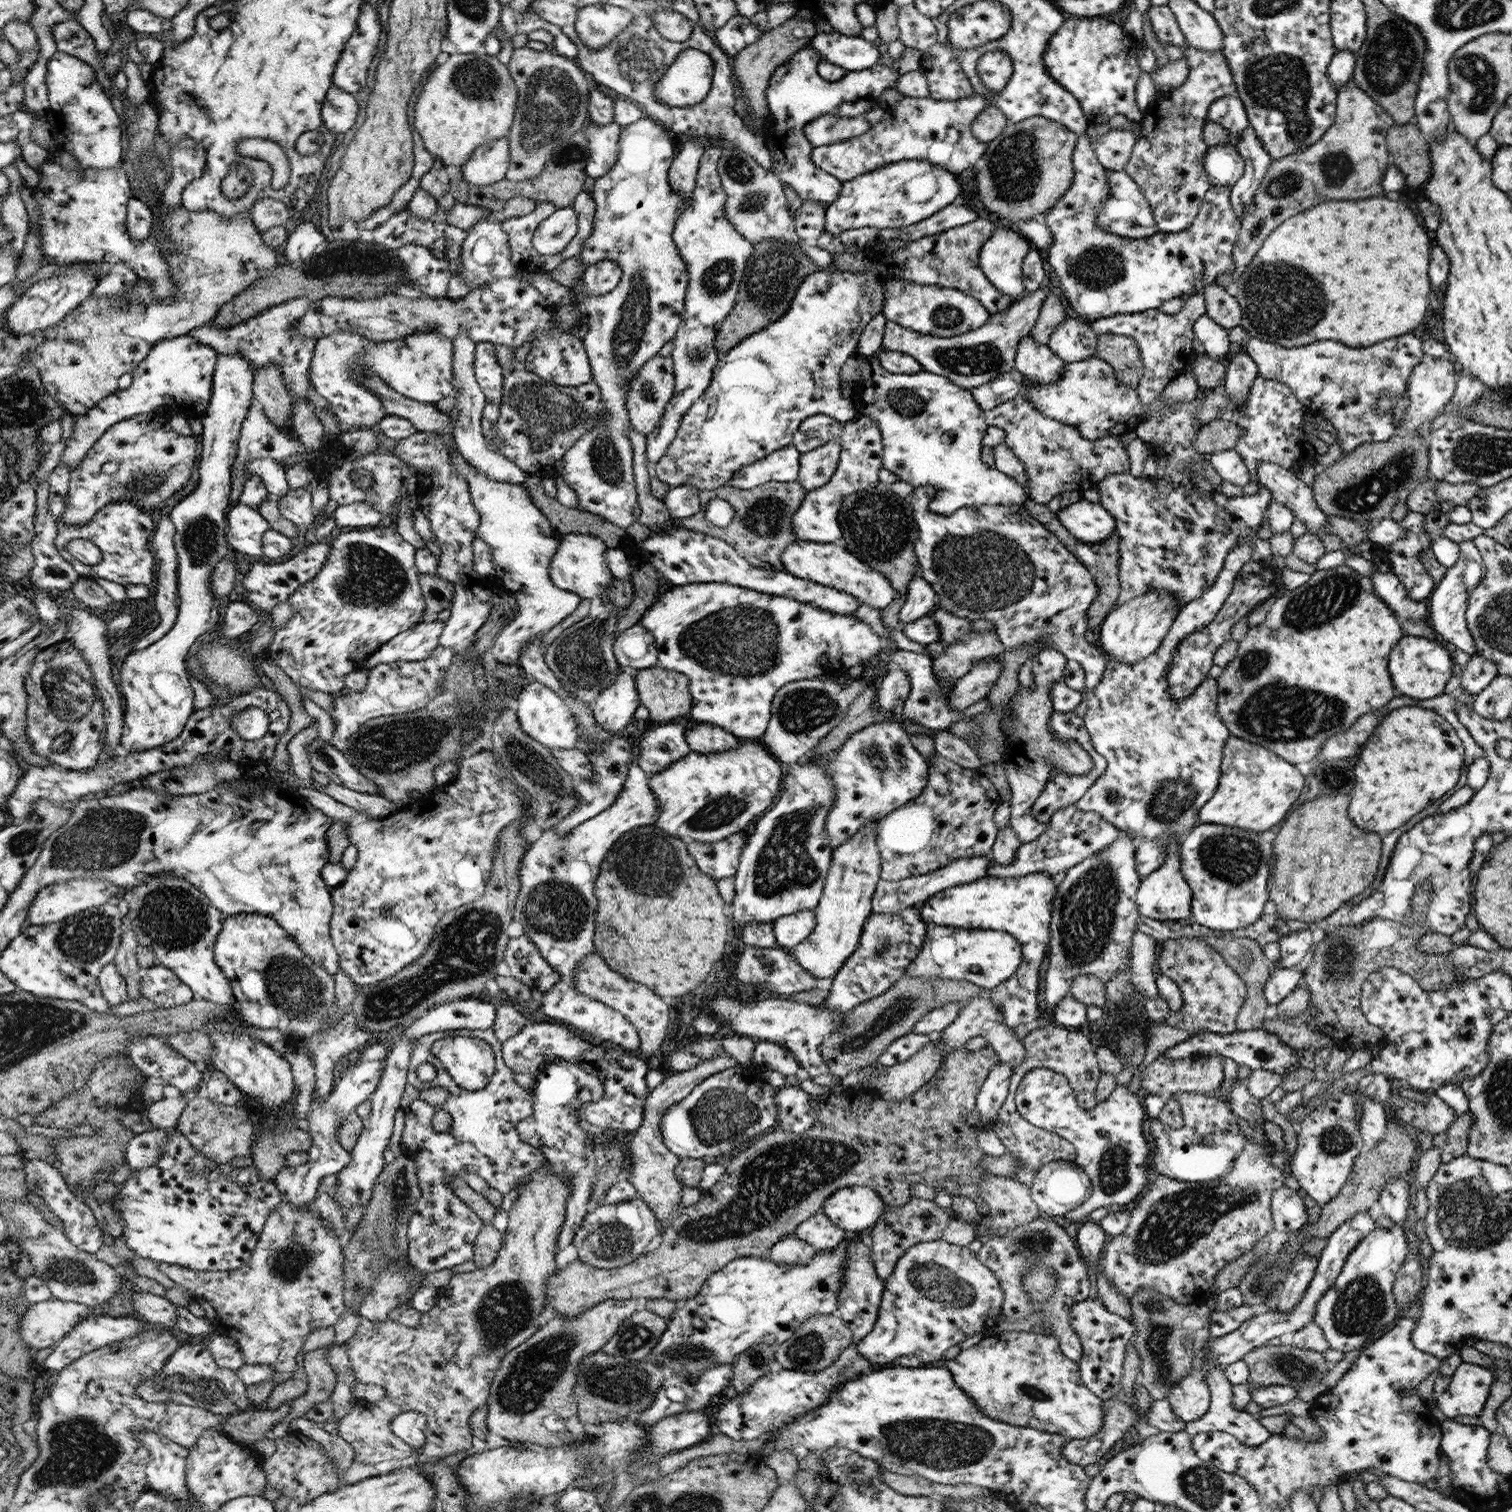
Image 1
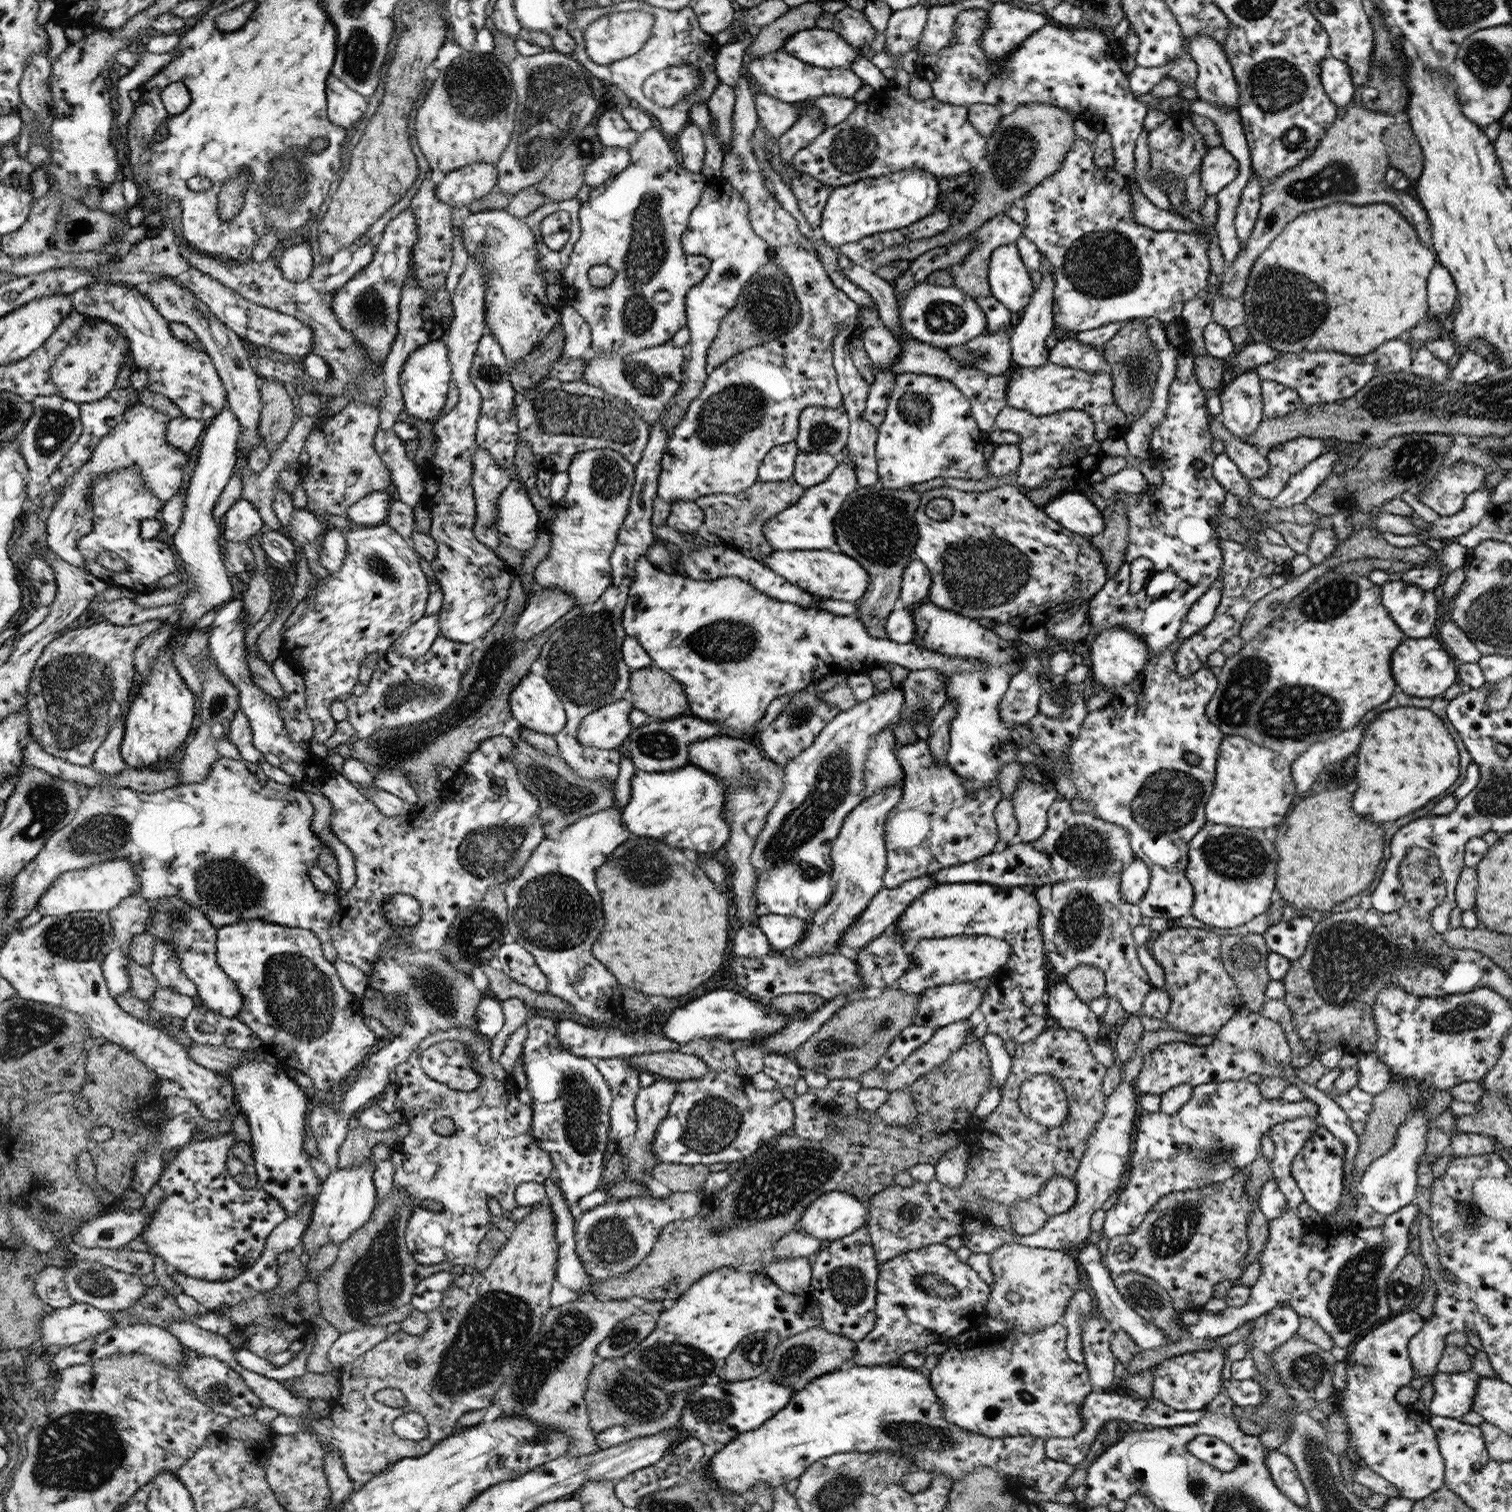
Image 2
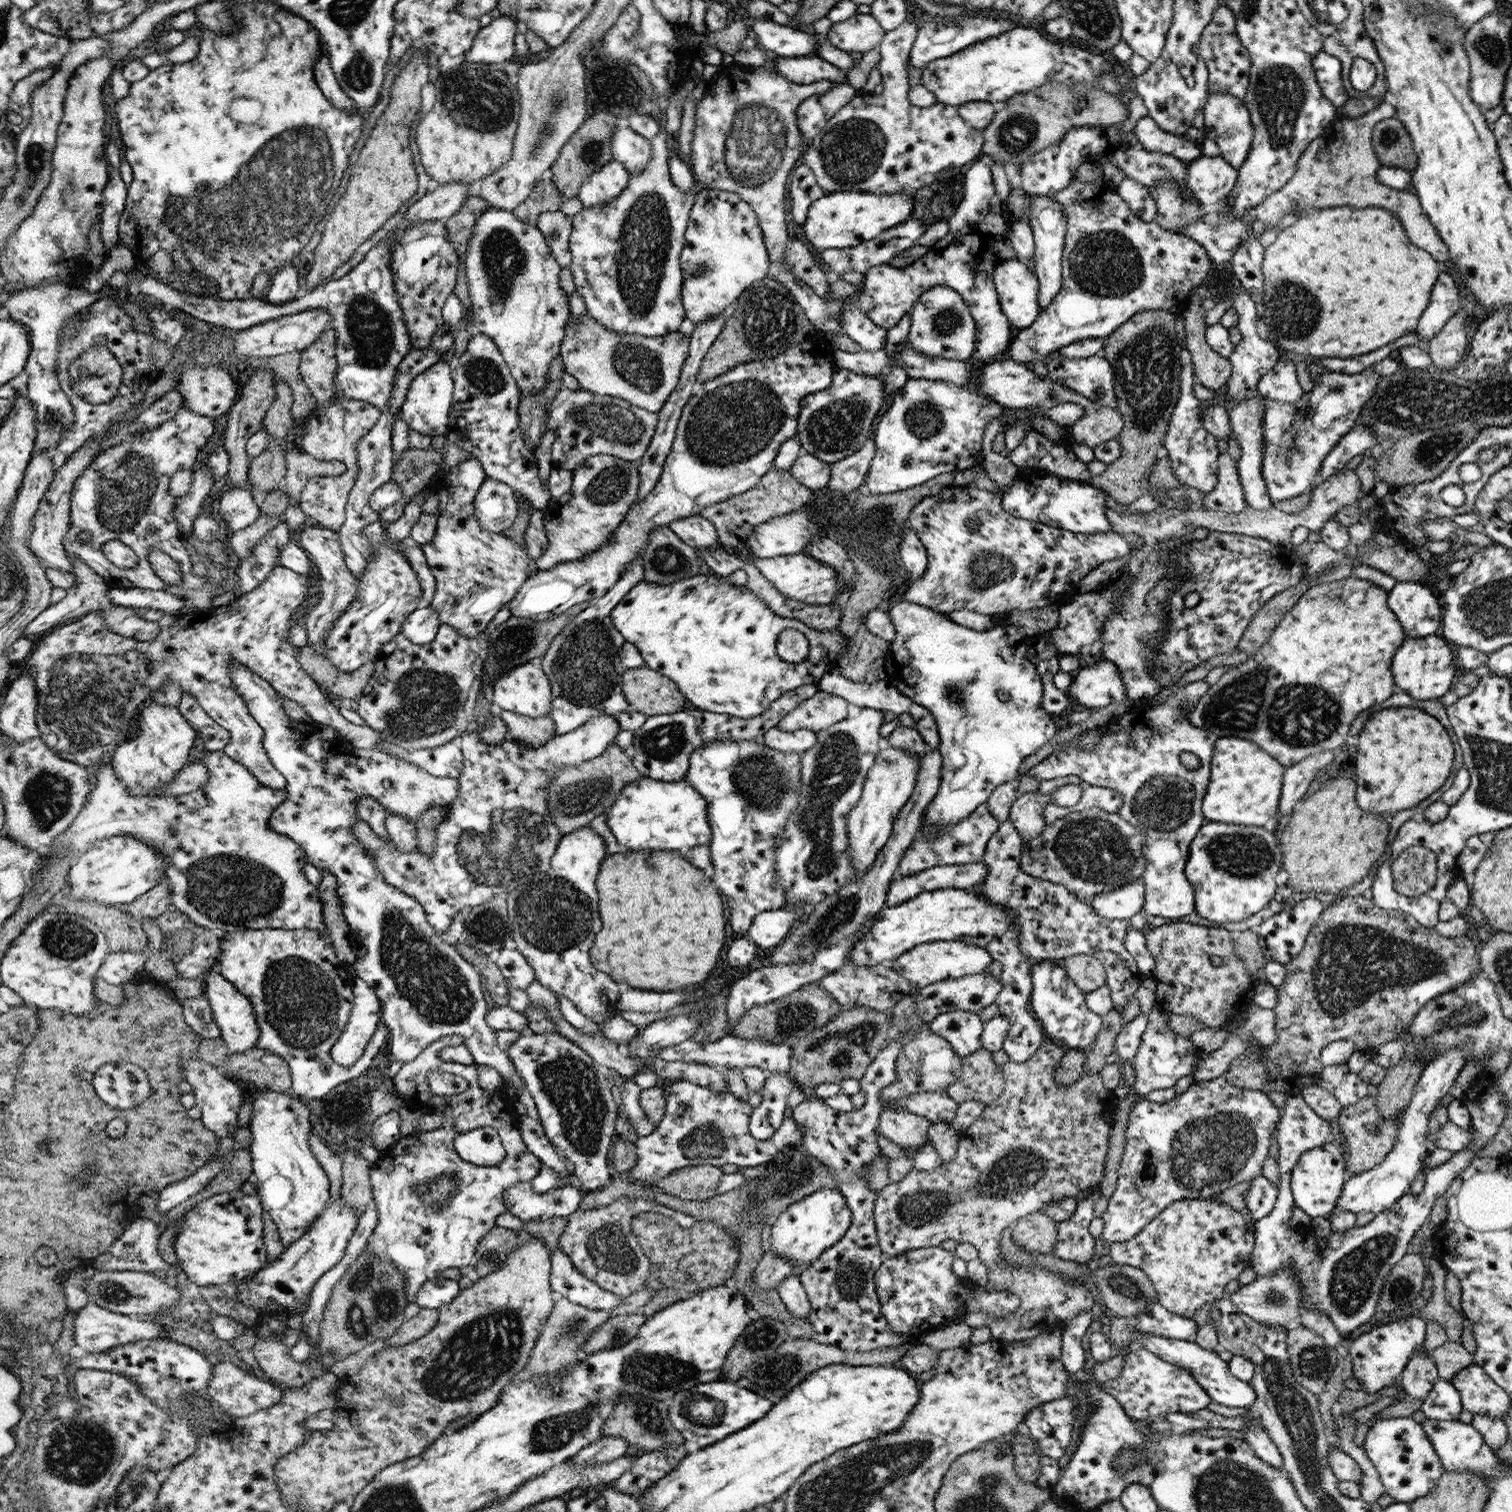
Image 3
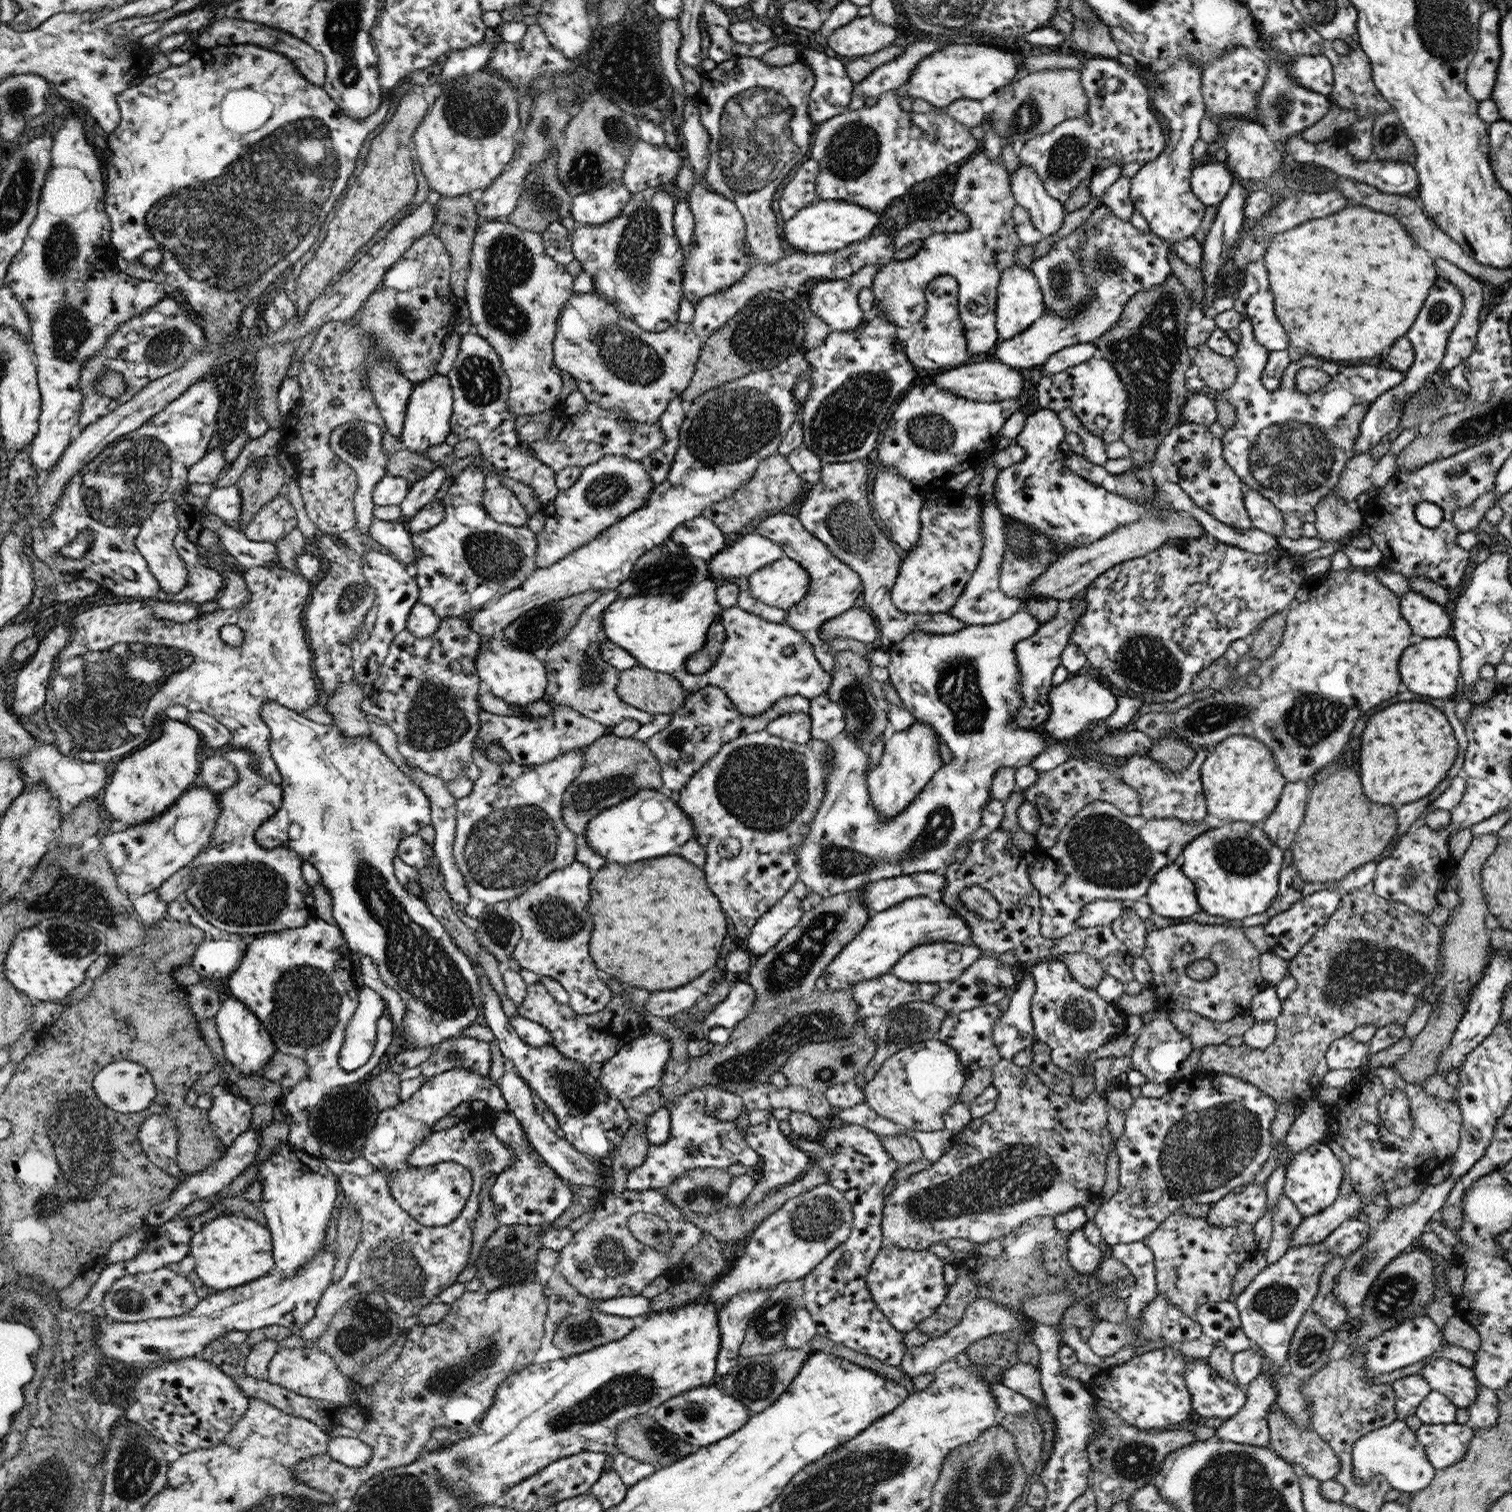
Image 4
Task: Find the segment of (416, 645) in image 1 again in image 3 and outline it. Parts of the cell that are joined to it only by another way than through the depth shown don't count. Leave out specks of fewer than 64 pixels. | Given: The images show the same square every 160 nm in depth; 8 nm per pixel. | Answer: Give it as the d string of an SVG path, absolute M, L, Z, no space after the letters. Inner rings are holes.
M431 605L424 608L418 606L404 622L401 633L416 644L428 644L435 639L440 626L438 612Z

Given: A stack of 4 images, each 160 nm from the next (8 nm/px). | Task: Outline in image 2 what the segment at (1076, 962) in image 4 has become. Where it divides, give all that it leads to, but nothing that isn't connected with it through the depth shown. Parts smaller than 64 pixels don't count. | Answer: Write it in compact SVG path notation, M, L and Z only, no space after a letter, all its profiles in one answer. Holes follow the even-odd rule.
M1081 964L1064 978L1074 989L1080 1000L1086 1001L1105 994L1105 974L1101 968L1091 964Z

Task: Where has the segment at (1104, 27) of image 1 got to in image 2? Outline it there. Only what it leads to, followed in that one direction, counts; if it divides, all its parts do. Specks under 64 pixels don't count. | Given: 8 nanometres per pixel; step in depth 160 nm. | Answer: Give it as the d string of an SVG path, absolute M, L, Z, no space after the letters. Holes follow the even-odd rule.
M981 8L963 10L957 16L957 38L952 46L943 48L940 52L918 56L915 65L916 77L930 83L933 97L936 100L961 105L966 108L974 104L992 104L1009 109L1024 103L1052 104L1060 109L1066 109L1074 113L1080 121L1088 122L1094 126L1098 133L1106 132L1111 136L1112 149L1115 158L1114 168L1129 181L1133 181L1134 171L1134 149L1138 136L1145 128L1143 123L1148 115L1148 106L1138 102L1134 92L1130 89L1129 64L1131 56L1124 49L1124 45L1116 40L1108 40L1106 34L1099 29L1075 28L1057 26L1046 23L1042 28L1027 36L1023 43L1012 51L1002 62L1002 72L994 76L990 70L991 64L987 61L984 50L980 48L979 38L987 27L987 12Z

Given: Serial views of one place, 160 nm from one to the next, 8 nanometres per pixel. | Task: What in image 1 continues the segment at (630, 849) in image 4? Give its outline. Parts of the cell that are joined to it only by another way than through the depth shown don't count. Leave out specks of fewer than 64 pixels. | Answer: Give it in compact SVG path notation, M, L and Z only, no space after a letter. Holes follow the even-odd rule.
M737 739L739 746L736 748L711 754L691 750L688 756L673 762L666 770L649 775L649 787L653 789L659 808L659 815L654 822L658 828L666 830L672 837L681 838L683 842L690 839L702 843L718 843L744 830L744 826L754 816L766 812L774 798L779 796L783 768L780 768L780 762L759 740L756 743L754 739Z

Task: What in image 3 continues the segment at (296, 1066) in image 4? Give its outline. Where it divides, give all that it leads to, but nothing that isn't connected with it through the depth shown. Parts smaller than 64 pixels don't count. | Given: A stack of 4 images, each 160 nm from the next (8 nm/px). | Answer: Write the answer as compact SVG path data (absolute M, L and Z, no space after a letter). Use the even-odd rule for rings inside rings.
M255 1047L254 1049L248 1049L244 1053L228 1053L226 1052L227 1058L224 1058L223 1067L218 1069L225 1075L241 1081L250 1082L250 1086L263 1088L271 1088L274 1092L284 1093L289 1091L291 1088L292 1073L290 1071L289 1065L286 1064L280 1056L276 1056L269 1051L264 1051L263 1049Z

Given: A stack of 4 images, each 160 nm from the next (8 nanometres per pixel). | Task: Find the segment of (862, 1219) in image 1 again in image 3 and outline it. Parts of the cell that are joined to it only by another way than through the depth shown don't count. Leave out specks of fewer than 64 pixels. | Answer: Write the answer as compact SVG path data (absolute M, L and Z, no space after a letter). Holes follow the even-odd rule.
M822 1188L789 1206L771 1221L770 1250L785 1256L796 1271L805 1270L834 1244L844 1238L852 1226L852 1210L838 1189Z

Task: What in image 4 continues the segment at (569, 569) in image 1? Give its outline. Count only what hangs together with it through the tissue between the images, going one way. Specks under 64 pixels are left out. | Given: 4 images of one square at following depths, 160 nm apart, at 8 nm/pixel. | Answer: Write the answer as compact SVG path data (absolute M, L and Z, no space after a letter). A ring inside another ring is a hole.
M662 185L632 194L616 219L602 225L575 224L571 249L594 280L597 292L647 333L662 333L680 320L685 257L676 235L676 200ZM606 455L585 466L571 487L562 487L552 502L541 508L546 519L543 531L537 534L537 568L557 564L645 506L656 486L644 465L629 457Z

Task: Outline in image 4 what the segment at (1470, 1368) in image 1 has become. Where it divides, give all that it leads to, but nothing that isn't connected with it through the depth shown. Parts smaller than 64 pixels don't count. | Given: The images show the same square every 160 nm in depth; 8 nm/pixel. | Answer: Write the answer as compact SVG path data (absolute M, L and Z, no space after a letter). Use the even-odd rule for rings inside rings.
M1432 1391L1418 1405L1415 1415L1422 1424L1450 1424L1456 1420L1457 1406L1445 1396Z

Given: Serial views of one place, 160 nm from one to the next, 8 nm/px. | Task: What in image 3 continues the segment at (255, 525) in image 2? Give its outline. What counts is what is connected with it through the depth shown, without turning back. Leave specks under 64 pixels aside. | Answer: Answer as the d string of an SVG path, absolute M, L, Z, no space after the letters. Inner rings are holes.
M230 487L219 497L219 513L233 532L249 527L262 513L248 489Z

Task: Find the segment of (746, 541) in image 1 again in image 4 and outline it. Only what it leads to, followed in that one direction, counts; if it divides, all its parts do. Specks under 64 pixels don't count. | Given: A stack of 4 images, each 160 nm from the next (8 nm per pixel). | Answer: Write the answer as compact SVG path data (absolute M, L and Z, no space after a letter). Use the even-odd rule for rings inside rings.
M777 452L758 463L757 471L748 482L745 482L728 498L705 508L701 515L713 520L718 528L727 535L732 534L732 532L740 532L750 522L780 513L780 510L798 502L806 492L803 486L804 481L800 480L800 477L797 472L792 470L788 458Z

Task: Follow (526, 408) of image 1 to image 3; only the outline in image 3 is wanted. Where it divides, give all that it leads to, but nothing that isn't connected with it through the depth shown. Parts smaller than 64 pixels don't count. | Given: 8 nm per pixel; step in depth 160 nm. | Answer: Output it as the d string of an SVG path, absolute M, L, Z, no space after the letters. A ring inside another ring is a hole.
M562 387L547 409L546 424L555 434L551 448L554 469L572 471L589 456L612 455L630 462L644 458L653 440L659 416L614 396L594 394L581 387L576 390Z

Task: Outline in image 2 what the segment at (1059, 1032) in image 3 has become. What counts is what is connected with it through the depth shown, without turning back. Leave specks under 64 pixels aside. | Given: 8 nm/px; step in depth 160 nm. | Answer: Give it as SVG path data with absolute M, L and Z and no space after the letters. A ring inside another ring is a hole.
M1059 981L1047 988L1047 1016L1053 1025L1062 1029L1076 1030L1092 1043L1098 1037L1100 1017L1092 1012L1089 1003L1080 1000L1073 988Z

